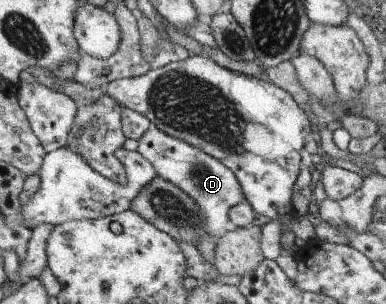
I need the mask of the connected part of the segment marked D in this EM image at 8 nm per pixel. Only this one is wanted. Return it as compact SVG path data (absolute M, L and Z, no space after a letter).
M152 125L139 139L137 152L153 165L156 175L177 185L201 207L204 219L200 225L204 225L207 235L204 238L197 237L194 246L209 262L212 262L217 239L230 228L228 215L230 208L245 199L243 189L234 173L201 149L170 137Z

